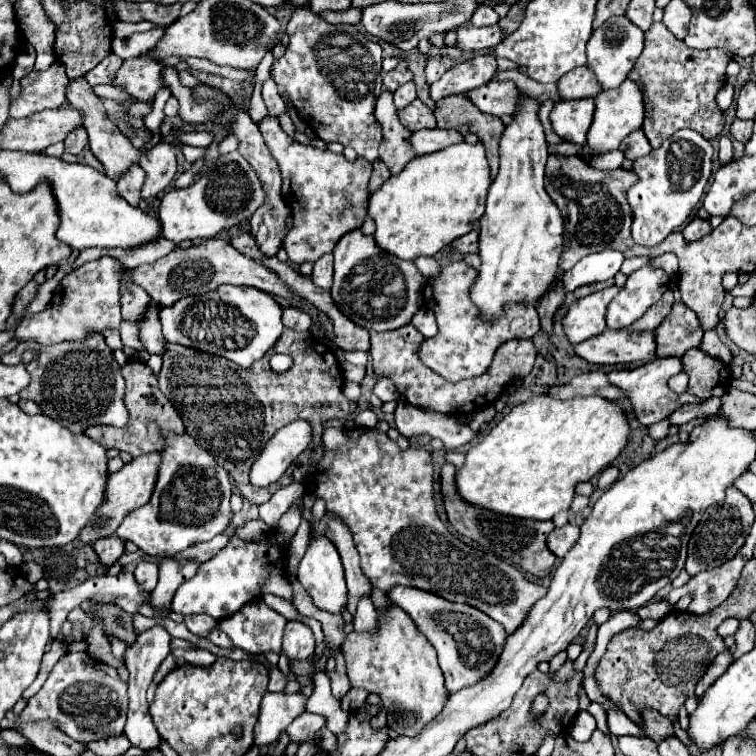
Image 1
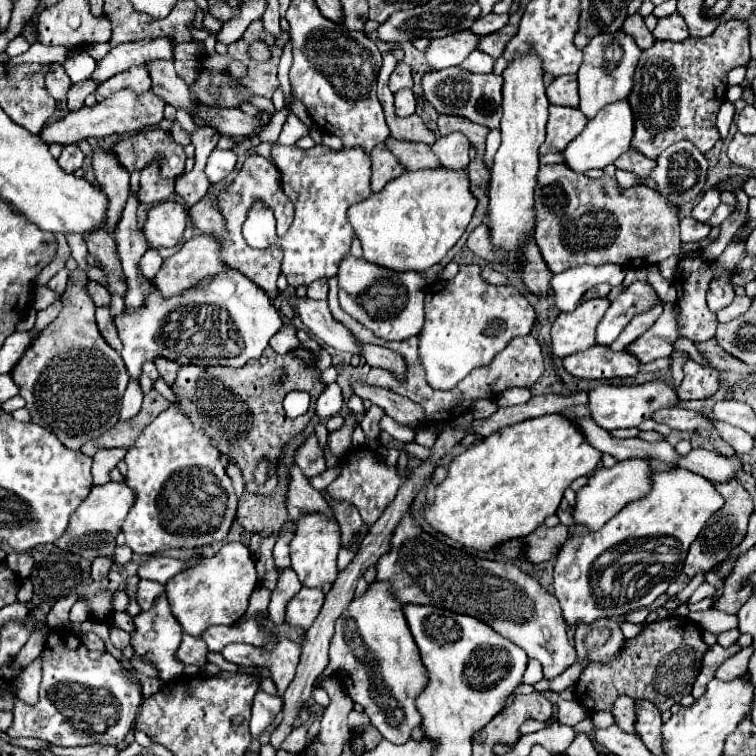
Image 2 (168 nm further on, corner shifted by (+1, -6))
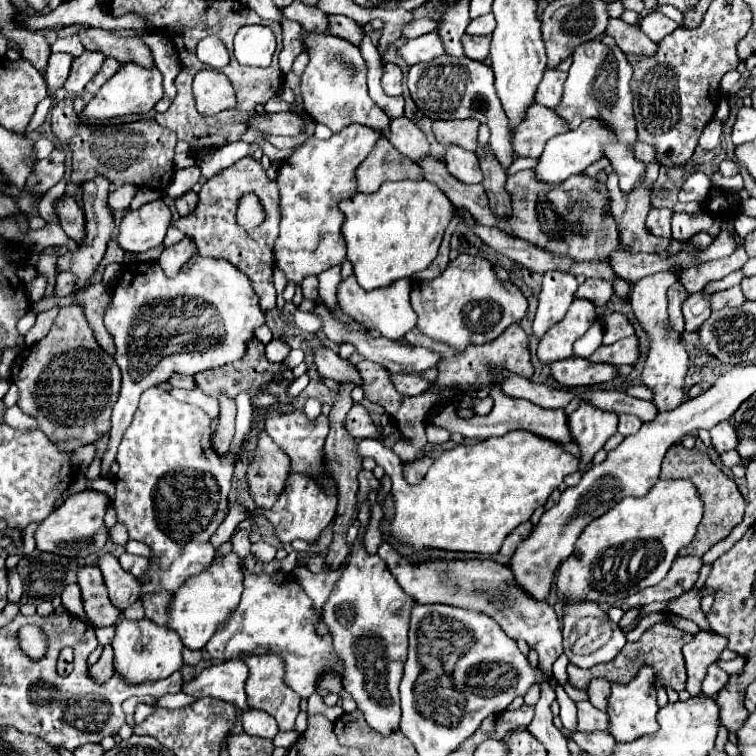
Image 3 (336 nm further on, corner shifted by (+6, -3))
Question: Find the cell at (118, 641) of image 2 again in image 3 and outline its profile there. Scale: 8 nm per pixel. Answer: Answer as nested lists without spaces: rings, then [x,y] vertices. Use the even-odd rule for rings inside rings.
[[[109,644],[104,647],[102,655],[97,663],[89,668],[89,675],[97,684],[105,684],[113,675],[113,649]]]

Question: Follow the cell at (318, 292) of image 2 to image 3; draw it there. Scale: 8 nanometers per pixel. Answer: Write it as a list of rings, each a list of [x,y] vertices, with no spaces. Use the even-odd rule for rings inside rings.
[[[306,276],[300,284],[302,294],[306,300],[316,300],[318,298],[318,278],[316,276]]]

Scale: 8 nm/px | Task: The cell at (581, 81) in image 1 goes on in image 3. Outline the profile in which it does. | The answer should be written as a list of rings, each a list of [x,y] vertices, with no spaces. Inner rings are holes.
[[[546,70],[544,78],[534,94],[534,102],[546,108],[558,106],[558,100],[562,100],[562,86],[566,80],[566,72],[562,70]]]

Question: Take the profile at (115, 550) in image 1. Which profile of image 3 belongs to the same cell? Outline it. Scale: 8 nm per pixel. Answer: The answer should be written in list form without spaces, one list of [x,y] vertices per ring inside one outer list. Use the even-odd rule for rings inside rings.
[[[82,566],[78,570],[78,586],[82,590],[82,604],[88,622],[94,628],[114,626],[120,618],[120,610],[110,602],[98,566]]]

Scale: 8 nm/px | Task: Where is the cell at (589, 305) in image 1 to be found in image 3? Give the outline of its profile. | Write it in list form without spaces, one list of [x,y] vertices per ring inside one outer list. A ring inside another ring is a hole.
[[[574,300],[562,322],[554,324],[538,344],[538,358],[542,364],[552,364],[570,358],[572,344],[586,334],[596,320],[596,308],[590,300]]]

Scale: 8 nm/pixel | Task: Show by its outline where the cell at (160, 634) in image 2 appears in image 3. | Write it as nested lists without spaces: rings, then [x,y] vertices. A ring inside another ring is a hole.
[[[122,618],[116,624],[112,648],[114,648],[114,662],[112,662],[114,672],[130,686],[168,678],[172,672],[182,668],[182,642],[178,642],[174,630],[154,626],[154,622],[150,622],[148,618],[138,622]]]

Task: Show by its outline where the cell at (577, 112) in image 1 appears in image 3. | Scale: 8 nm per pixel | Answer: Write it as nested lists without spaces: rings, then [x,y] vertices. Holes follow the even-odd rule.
[[[532,104],[524,120],[510,132],[514,154],[538,158],[538,154],[542,154],[542,146],[562,132],[566,132],[566,124],[562,124],[560,118],[554,118],[554,110]]]

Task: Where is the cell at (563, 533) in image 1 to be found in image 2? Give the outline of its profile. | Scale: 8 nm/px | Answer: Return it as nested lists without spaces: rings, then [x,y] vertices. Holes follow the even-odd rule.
[[[541,525],[531,535],[525,537],[525,557],[531,563],[543,563],[543,561],[555,559],[559,549],[569,539],[567,533],[569,533],[569,527],[565,525],[557,525],[553,529]]]

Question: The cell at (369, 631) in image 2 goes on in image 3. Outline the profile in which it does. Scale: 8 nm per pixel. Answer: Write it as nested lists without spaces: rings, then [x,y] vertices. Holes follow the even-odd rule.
[[[356,540],[352,542],[346,568],[342,576],[338,578],[336,588],[332,590],[330,598],[322,606],[322,620],[326,622],[334,638],[334,648],[346,666],[342,684],[356,700],[366,722],[380,734],[390,734],[392,728],[398,728],[398,718],[400,718],[398,682],[404,674],[404,662],[406,662],[406,650],[408,650],[408,622],[410,622],[410,612],[414,604],[416,604],[414,598],[404,594],[404,590],[398,586],[398,582],[390,574],[386,562],[376,554],[370,556],[364,550],[364,544]]]

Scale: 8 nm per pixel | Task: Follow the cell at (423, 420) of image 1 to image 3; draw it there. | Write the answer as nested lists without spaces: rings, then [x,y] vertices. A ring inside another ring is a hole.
[[[326,346],[314,348],[312,358],[320,376],[328,376],[336,382],[354,382],[354,386],[362,386],[362,382],[358,382],[356,366],[350,364],[348,360],[342,360],[334,350]]]

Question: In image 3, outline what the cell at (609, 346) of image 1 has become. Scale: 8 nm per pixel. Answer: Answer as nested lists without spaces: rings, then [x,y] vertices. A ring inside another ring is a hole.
[[[572,356],[568,360],[552,362],[550,366],[552,378],[564,388],[578,388],[578,386],[596,386],[616,378],[616,368],[606,364],[592,364],[586,358]]]

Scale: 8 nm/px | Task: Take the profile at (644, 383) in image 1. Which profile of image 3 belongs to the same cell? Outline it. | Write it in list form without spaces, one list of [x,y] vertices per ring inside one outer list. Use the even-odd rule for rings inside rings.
[[[580,406],[568,416],[570,438],[580,448],[578,472],[586,472],[594,454],[616,432],[616,428],[618,416],[604,410],[594,410],[594,406]]]

